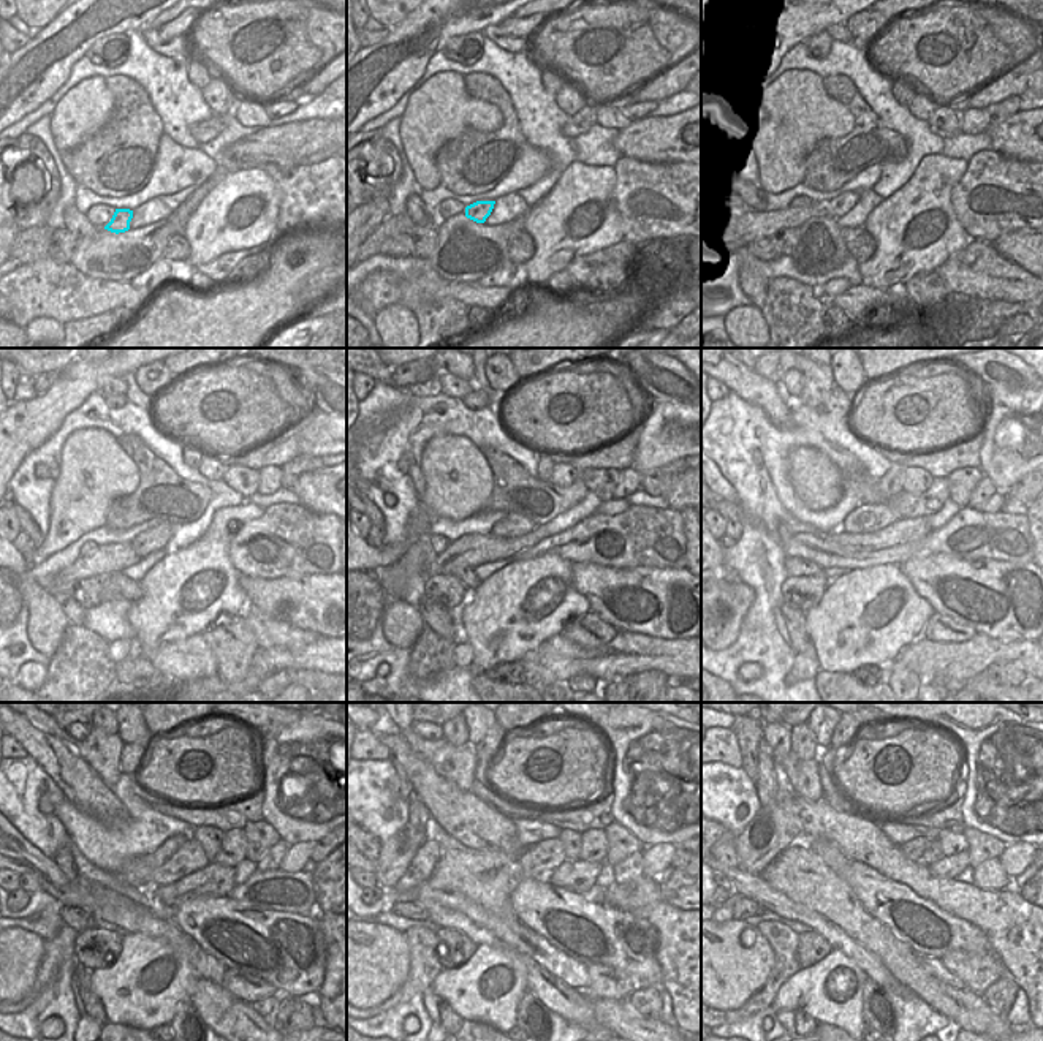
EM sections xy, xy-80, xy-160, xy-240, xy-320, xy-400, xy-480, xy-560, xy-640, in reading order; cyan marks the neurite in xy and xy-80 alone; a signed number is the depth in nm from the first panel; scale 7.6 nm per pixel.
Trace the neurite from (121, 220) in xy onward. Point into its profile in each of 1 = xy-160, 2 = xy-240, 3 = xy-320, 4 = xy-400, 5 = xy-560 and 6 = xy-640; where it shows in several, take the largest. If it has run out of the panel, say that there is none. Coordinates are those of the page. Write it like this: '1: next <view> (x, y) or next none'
1: next xy-160 (841, 204)
2: next xy-240 (146, 543)
3: next xy-320 (512, 526)
4: next xy-400 (866, 518)
5: next xy-560 (537, 861)
6: next xy-640 (914, 850)

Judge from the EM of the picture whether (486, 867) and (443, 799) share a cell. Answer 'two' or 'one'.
two

